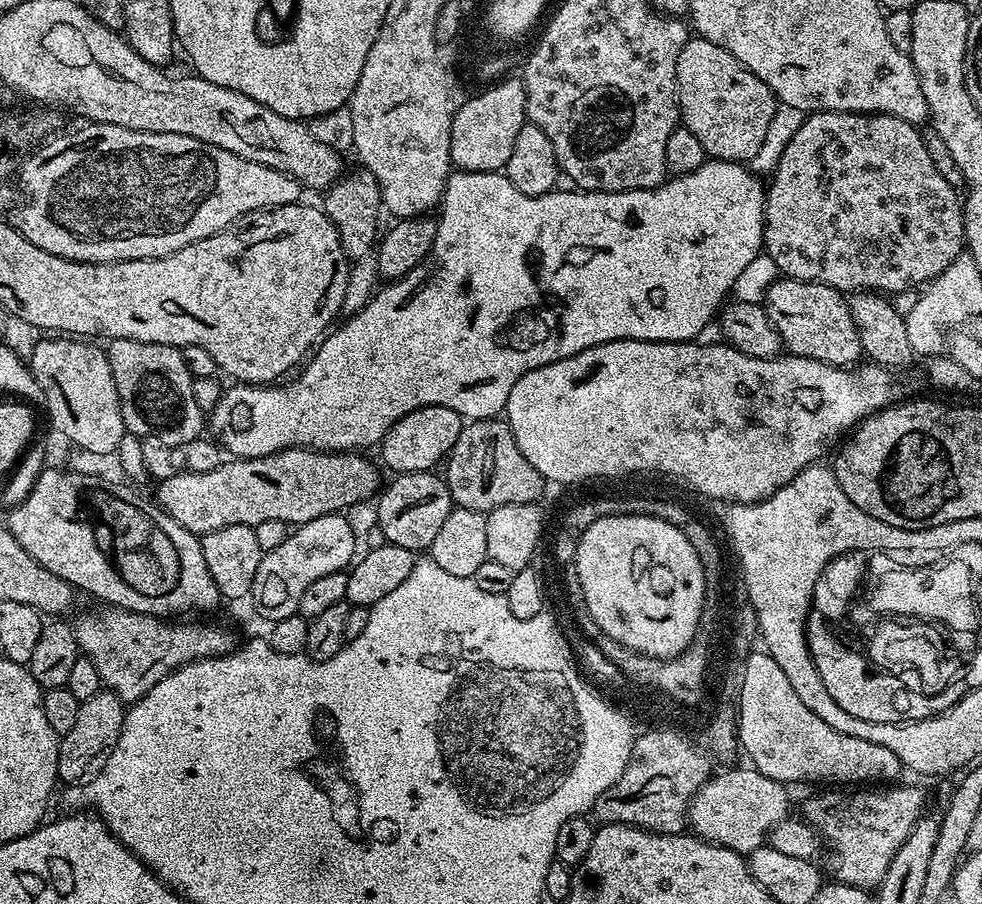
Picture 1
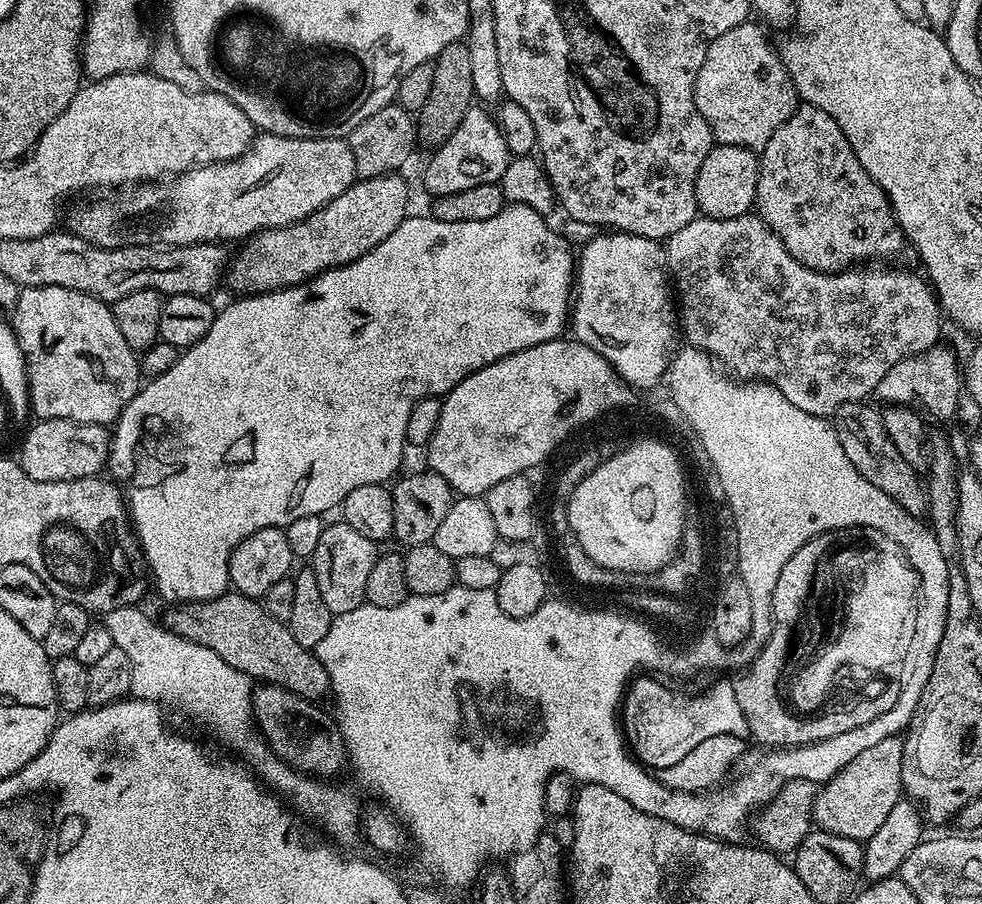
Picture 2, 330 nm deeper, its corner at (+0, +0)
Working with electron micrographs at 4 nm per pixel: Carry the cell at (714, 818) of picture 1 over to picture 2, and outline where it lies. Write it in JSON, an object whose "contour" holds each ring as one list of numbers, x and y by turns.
{"contour":[[900,736,882,738,870,750,862,750,850,766,838,770,834,778,823,781,816,793,816,801,812,807,812,819,815,827,821,832,829,832,842,838,850,838,861,842,878,831,894,804,902,798,902,750,904,742]]}

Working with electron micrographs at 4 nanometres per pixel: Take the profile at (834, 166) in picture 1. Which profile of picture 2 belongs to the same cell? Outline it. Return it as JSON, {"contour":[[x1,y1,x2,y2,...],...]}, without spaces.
{"contour":[[801,103,774,130,774,138,766,142,759,153,758,190,756,191,755,211,778,234,782,246,799,264,804,264,813,272,842,272,865,262,888,262,891,256,906,248,904,232,896,224,896,215,892,213,892,204,887,194,866,174,862,162,854,154,846,134,818,106]]}

